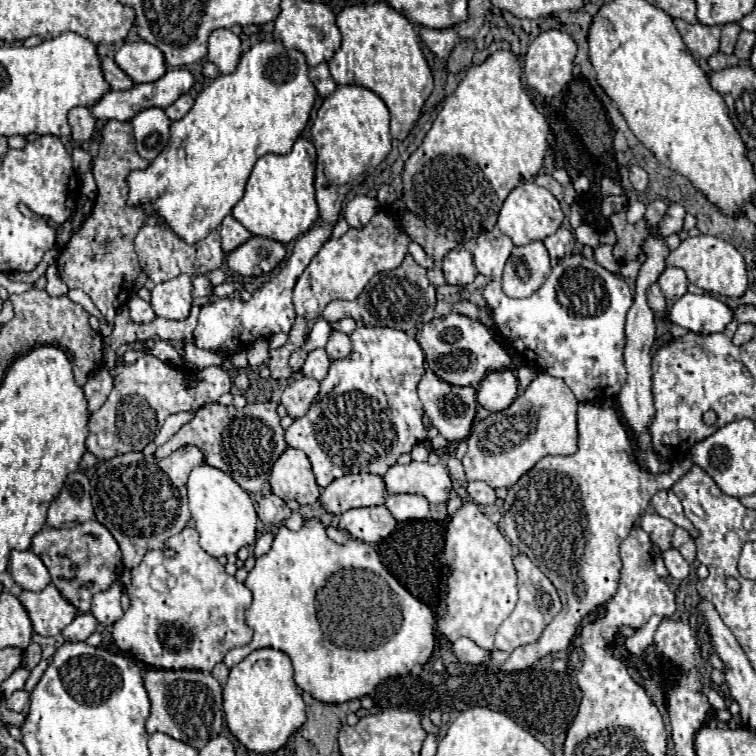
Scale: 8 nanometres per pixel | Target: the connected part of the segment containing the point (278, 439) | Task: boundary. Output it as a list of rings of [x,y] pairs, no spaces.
[[[274,402],[246,404],[242,410],[234,406],[204,404],[192,422],[184,424],[166,444],[158,446],[156,456],[166,458],[180,446],[198,446],[204,452],[206,464],[232,476],[246,492],[260,492],[270,478],[270,468],[278,456],[288,448],[284,442],[284,430],[280,426],[280,416]]]

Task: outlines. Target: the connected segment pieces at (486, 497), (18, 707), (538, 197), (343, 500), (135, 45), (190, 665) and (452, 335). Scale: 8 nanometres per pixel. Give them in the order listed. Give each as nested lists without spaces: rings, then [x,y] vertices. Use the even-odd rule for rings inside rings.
[[[468,482],[468,494],[470,498],[480,504],[480,506],[488,506],[488,504],[494,504],[496,502],[496,492],[494,488],[490,488],[488,484],[484,482]]]
[[[16,690],[12,696],[6,698],[6,708],[14,710],[14,712],[24,712],[28,702],[30,702],[30,694],[24,690]]]
[[[526,182],[526,184],[516,186],[504,200],[502,210],[498,214],[498,228],[506,236],[510,236],[516,246],[524,246],[534,240],[544,240],[546,236],[554,234],[560,228],[562,220],[564,220],[564,214],[560,210],[558,200],[552,196],[552,192],[536,186],[534,182]]]
[[[346,474],[322,490],[320,502],[332,514],[342,514],[352,508],[380,506],[388,492],[378,474]]]
[[[144,40],[126,42],[114,56],[116,64],[136,82],[154,82],[166,74],[164,54],[154,44]]]
[[[184,528],[180,534],[172,536],[164,548],[146,552],[142,562],[132,568],[126,594],[130,598],[130,608],[114,622],[112,638],[122,652],[152,668],[210,672],[232,648],[246,646],[252,640],[252,630],[244,622],[244,610],[252,602],[252,592],[234,576],[228,576],[224,566],[200,548],[198,532],[194,528]]]
[[[446,314],[442,318],[430,320],[422,326],[418,342],[424,350],[426,368],[456,386],[478,386],[488,372],[510,366],[510,356],[494,340],[492,332],[482,322],[470,320],[462,314]]]

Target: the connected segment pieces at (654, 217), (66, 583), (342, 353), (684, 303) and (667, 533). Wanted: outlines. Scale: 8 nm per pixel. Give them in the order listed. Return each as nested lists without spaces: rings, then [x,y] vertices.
[[[654,200],[654,202],[650,202],[648,204],[648,208],[646,208],[646,222],[652,226],[652,228],[656,228],[658,226],[658,222],[660,222],[660,218],[664,216],[664,212],[666,212],[666,202],[664,200]]]
[[[96,520],[56,530],[44,528],[32,538],[32,552],[38,554],[52,576],[52,584],[60,590],[60,594],[78,610],[90,612],[92,596],[98,590],[106,590],[124,570],[122,566],[122,552],[112,538],[112,534]]]
[[[332,332],[326,344],[326,354],[330,360],[338,360],[338,358],[346,358],[350,354],[352,346],[350,346],[350,336],[342,334],[342,332]]]
[[[688,292],[672,304],[668,310],[668,320],[696,334],[714,334],[728,326],[732,320],[732,310],[710,294],[696,296]]]
[[[642,514],[638,524],[652,538],[652,542],[660,546],[660,550],[670,548],[670,538],[676,526],[668,518],[662,518],[660,514]]]

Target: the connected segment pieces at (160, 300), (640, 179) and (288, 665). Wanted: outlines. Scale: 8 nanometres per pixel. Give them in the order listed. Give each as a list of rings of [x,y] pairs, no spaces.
[[[180,274],[168,282],[158,284],[152,290],[152,308],[158,316],[170,318],[170,320],[184,320],[190,314],[192,308],[192,280],[188,274]]]
[[[632,166],[630,168],[630,182],[636,192],[644,192],[648,186],[648,174],[640,166]]]
[[[274,648],[254,650],[238,666],[230,670],[230,678],[224,686],[224,716],[230,732],[248,750],[266,754],[282,748],[288,736],[304,724],[306,720],[304,708],[306,706],[300,688],[294,682],[292,662],[282,650]]]

